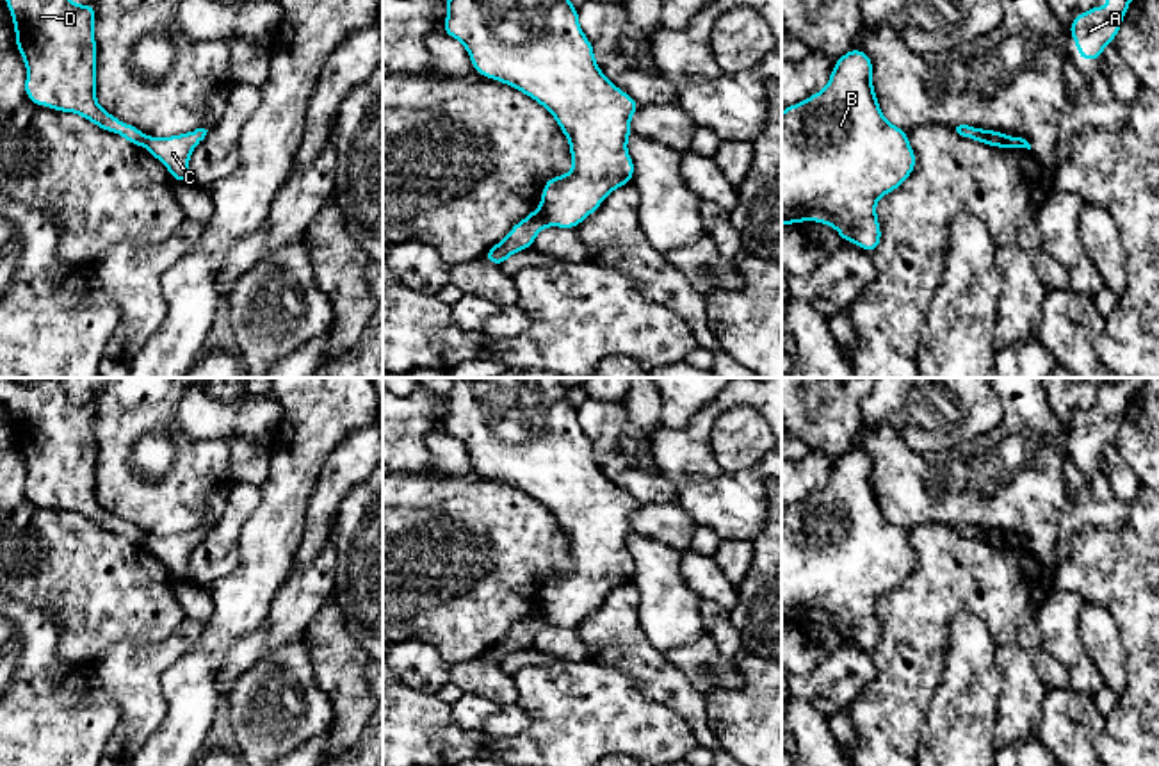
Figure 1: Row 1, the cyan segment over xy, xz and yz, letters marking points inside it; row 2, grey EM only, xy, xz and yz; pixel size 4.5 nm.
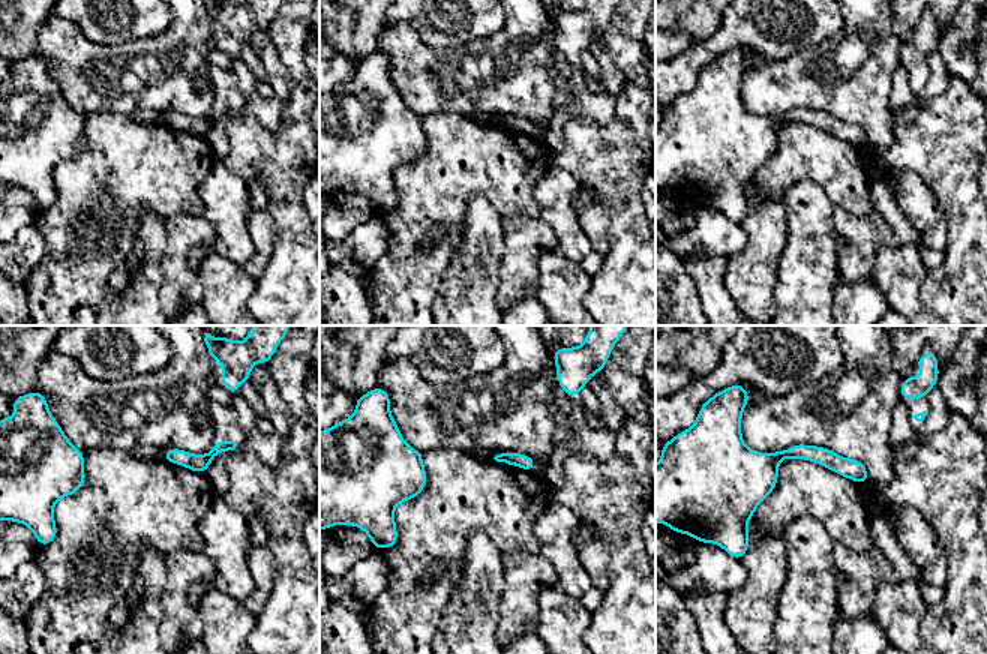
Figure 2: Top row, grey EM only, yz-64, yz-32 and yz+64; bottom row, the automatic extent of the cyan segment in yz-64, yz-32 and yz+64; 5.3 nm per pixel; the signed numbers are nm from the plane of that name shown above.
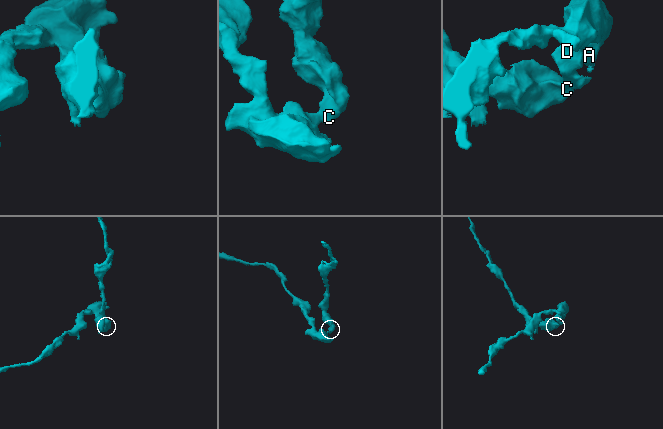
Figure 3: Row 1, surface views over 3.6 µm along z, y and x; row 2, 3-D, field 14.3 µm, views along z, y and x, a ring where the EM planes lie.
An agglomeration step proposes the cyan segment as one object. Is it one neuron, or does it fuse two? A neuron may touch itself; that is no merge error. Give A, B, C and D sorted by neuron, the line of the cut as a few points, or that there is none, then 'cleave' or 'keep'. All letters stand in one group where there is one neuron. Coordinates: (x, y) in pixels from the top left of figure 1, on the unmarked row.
A D / B C | xz (542, 606), (545, 624) | cleave

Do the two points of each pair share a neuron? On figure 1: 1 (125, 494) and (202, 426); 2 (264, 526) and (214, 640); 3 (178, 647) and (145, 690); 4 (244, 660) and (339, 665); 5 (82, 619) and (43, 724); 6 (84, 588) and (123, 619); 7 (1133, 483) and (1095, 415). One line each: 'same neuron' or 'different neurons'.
1: different neurons
2: same neuron
3: same neuron
4: different neurons
5: different neurons
6: same neuron
7: different neurons

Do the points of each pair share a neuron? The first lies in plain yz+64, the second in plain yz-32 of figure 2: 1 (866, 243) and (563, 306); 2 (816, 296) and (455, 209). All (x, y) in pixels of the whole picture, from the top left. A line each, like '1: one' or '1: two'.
1: two
2: two

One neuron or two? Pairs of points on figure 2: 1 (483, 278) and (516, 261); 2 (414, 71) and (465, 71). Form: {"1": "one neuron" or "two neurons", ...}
{"1": "two neurons", "2": "one neuron"}

